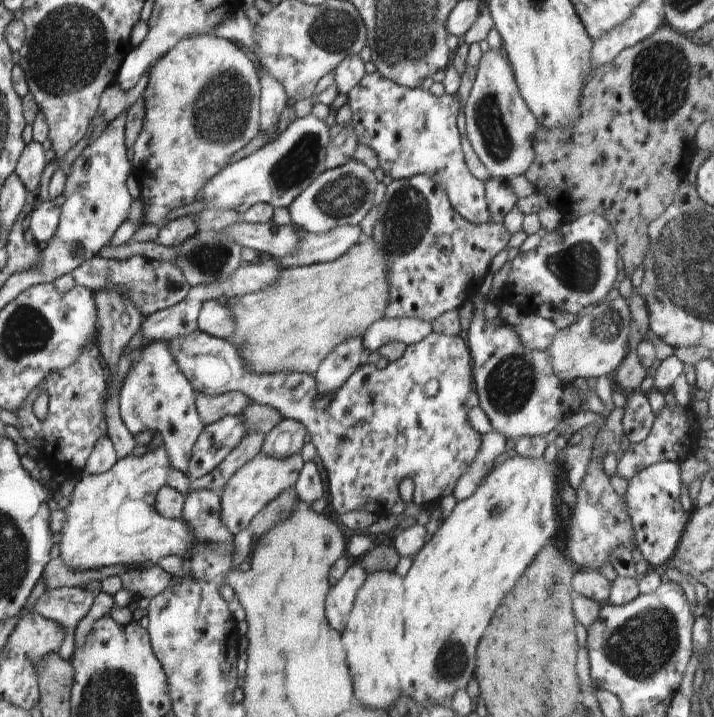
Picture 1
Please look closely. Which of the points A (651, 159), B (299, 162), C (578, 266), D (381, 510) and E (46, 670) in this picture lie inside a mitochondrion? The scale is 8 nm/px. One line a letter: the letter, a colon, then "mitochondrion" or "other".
A: other
B: mitochondrion
C: mitochondrion
D: other
E: other

